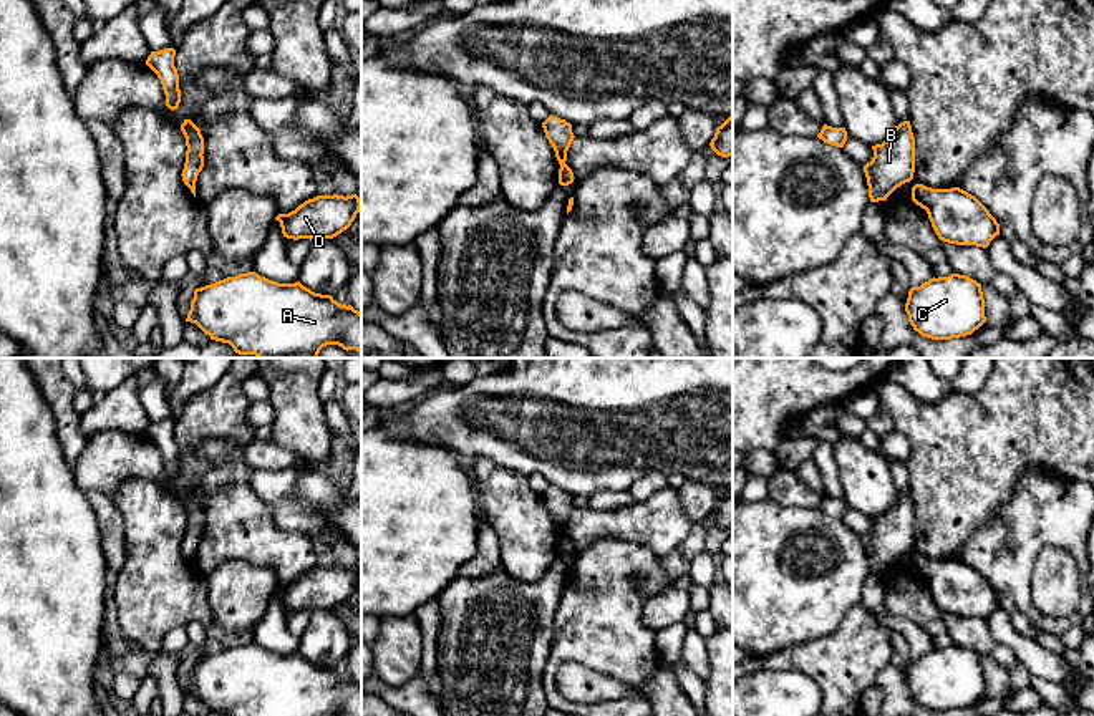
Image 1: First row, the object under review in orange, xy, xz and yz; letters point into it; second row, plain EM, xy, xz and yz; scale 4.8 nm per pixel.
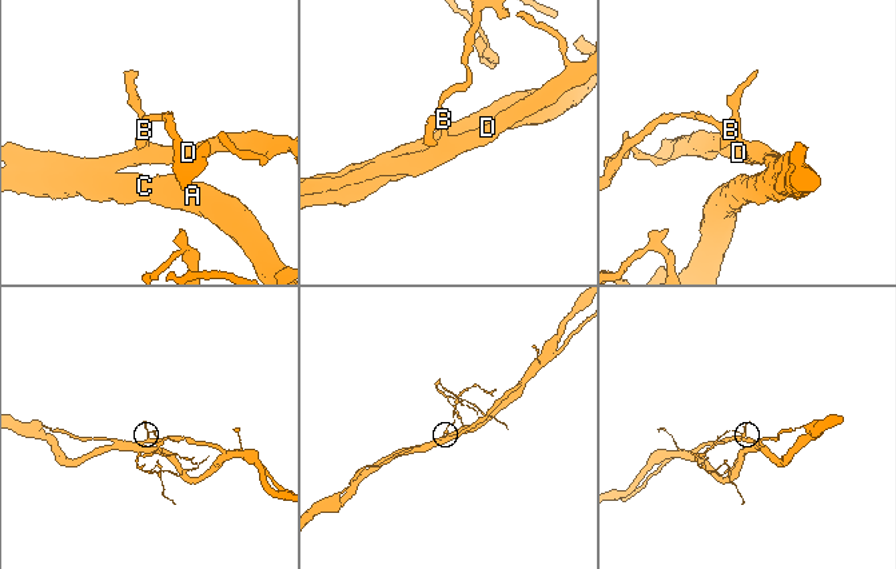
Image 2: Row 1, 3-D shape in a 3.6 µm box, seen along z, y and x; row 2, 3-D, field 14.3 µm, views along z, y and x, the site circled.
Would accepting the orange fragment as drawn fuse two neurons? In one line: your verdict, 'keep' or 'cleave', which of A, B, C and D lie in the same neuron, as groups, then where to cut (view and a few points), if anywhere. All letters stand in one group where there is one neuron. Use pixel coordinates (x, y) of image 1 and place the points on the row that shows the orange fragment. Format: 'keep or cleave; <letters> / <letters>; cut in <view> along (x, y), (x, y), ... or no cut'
cleave; A C D / B; cut in xz along (564, 163), (561, 166)

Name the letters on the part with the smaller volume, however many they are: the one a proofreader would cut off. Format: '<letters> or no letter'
B

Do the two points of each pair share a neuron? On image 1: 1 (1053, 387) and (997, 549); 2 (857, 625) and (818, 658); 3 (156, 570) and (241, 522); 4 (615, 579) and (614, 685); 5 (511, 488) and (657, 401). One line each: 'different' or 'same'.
1: different
2: same
3: different
4: different
5: different

